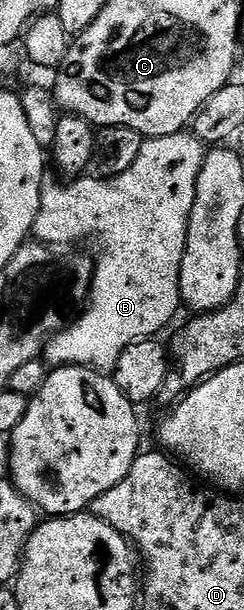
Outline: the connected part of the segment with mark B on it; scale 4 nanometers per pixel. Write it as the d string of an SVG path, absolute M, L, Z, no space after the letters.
M191 131L164 137L148 137L141 147L141 155L137 155L137 163L133 163L133 167L129 167L129 171L121 175L84 175L66 183L59 180L60 182L55 181L52 185L51 182L44 184L41 191L41 207L37 211L33 230L34 240L50 243L55 247L71 247L74 246L71 245L74 241L95 237L96 243L99 244L89 304L78 314L74 323L68 324L47 342L46 356L52 362L55 360L56 366L80 365L86 369L114 371L117 359L121 359L128 347L159 335L174 319L175 312L181 309L179 272L187 246L187 228L197 191L197 175L207 155L208 150L204 142Z

